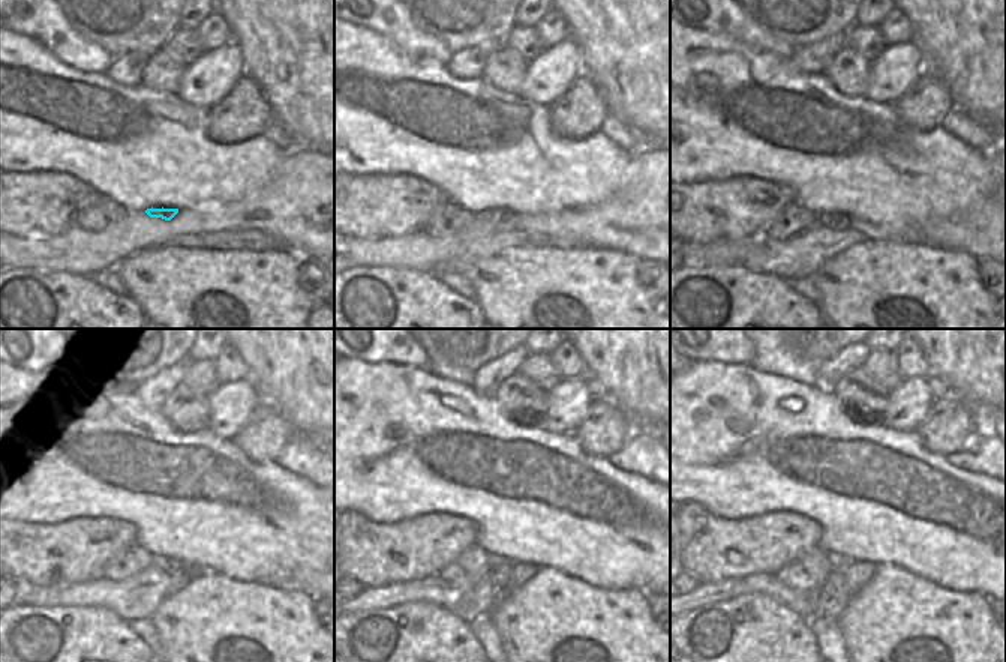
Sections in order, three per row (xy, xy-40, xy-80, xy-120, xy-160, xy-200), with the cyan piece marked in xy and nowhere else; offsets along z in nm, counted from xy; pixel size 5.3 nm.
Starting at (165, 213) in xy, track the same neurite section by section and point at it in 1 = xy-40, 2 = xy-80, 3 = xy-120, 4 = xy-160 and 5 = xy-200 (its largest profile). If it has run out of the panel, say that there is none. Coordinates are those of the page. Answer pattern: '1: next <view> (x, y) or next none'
1: next xy-40 (501, 218)
2: next xy-80 (838, 222)
3: next xy-120 (161, 562)
4: next xy-160 (501, 578)
5: next xy-200 (832, 598)

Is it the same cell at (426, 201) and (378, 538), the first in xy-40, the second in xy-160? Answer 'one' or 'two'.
one

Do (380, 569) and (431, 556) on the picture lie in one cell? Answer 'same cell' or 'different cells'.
same cell

